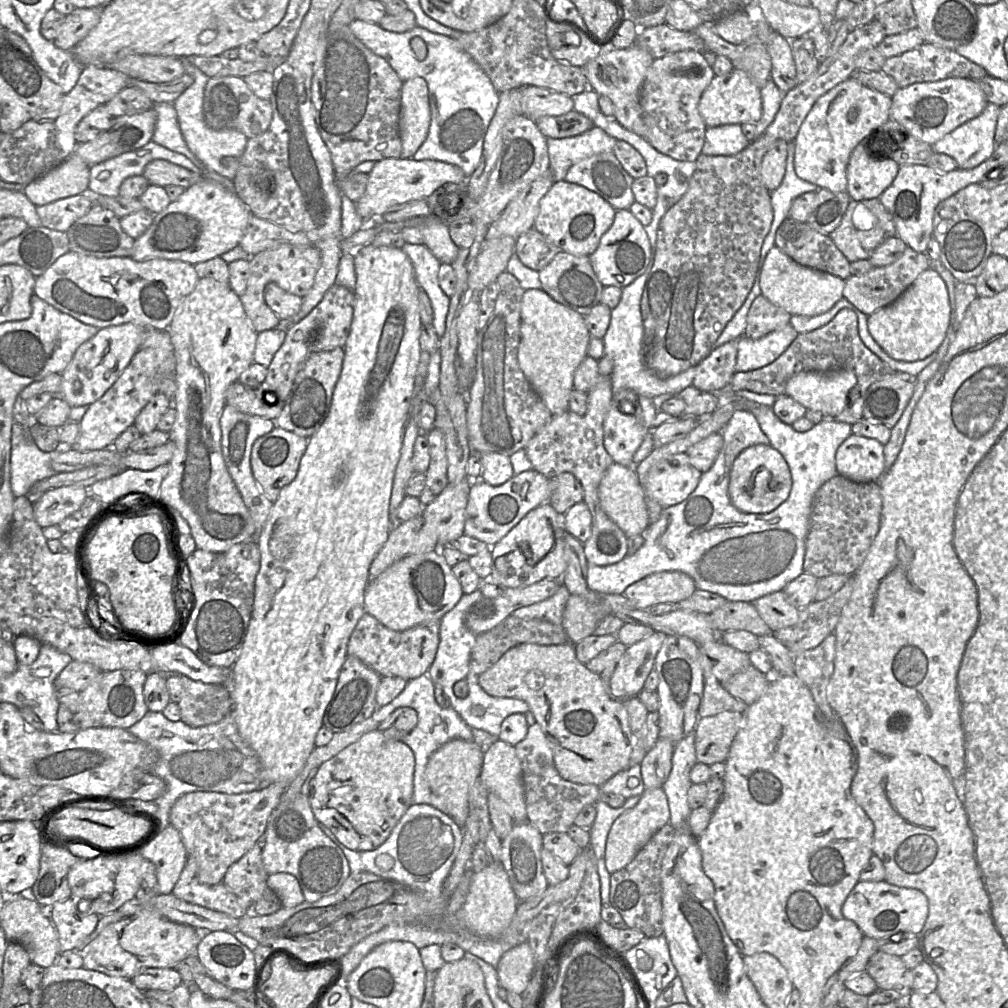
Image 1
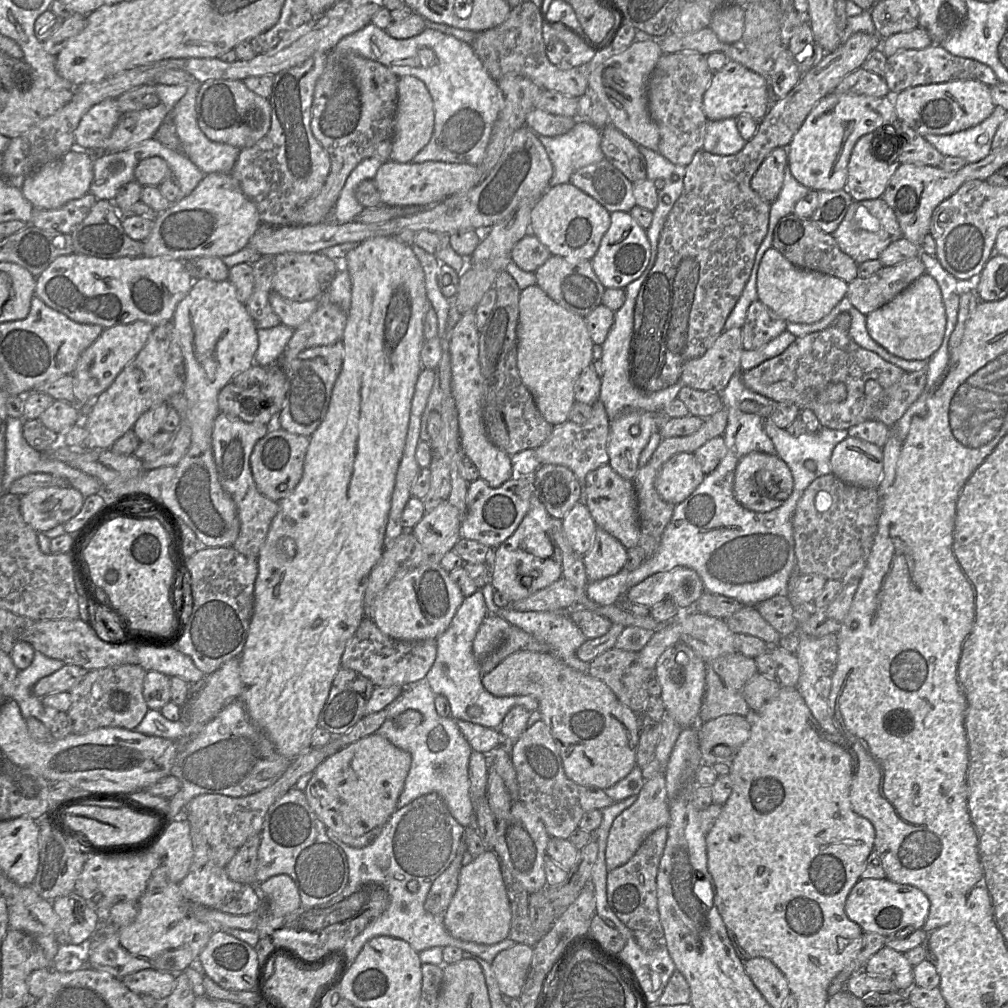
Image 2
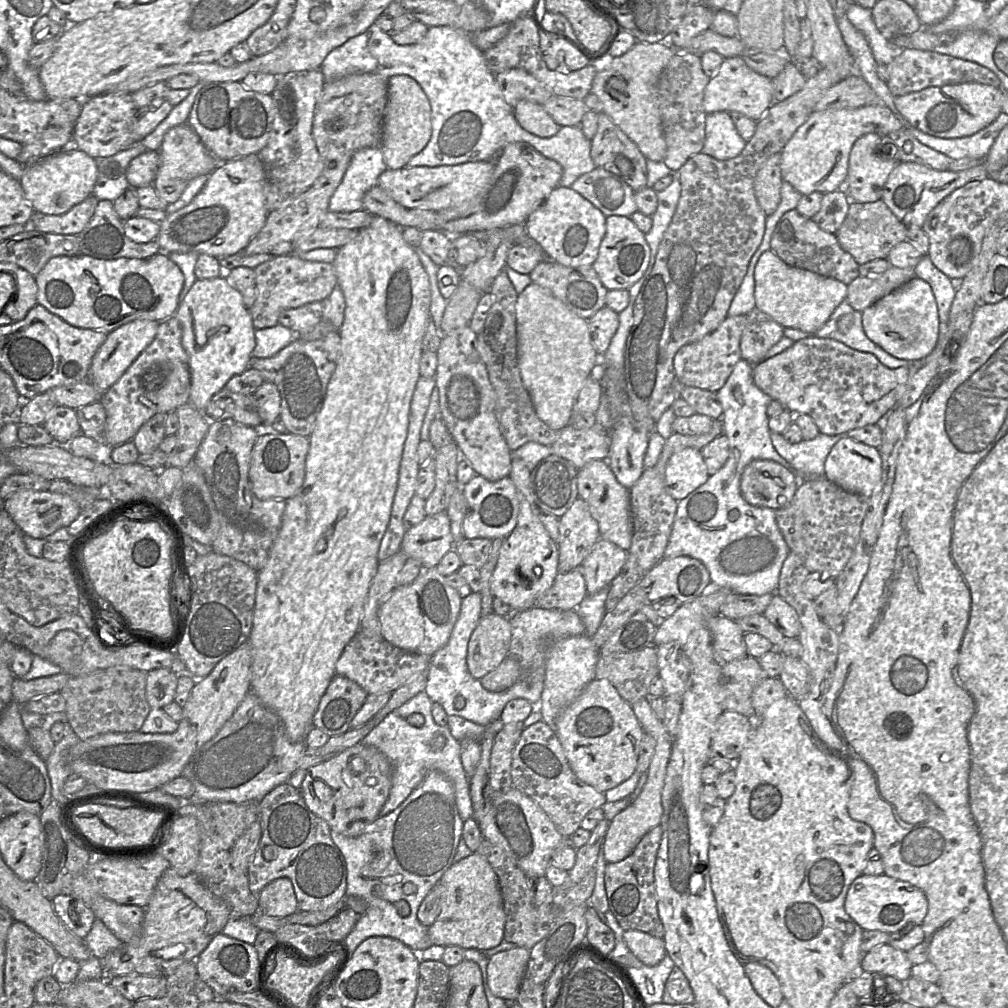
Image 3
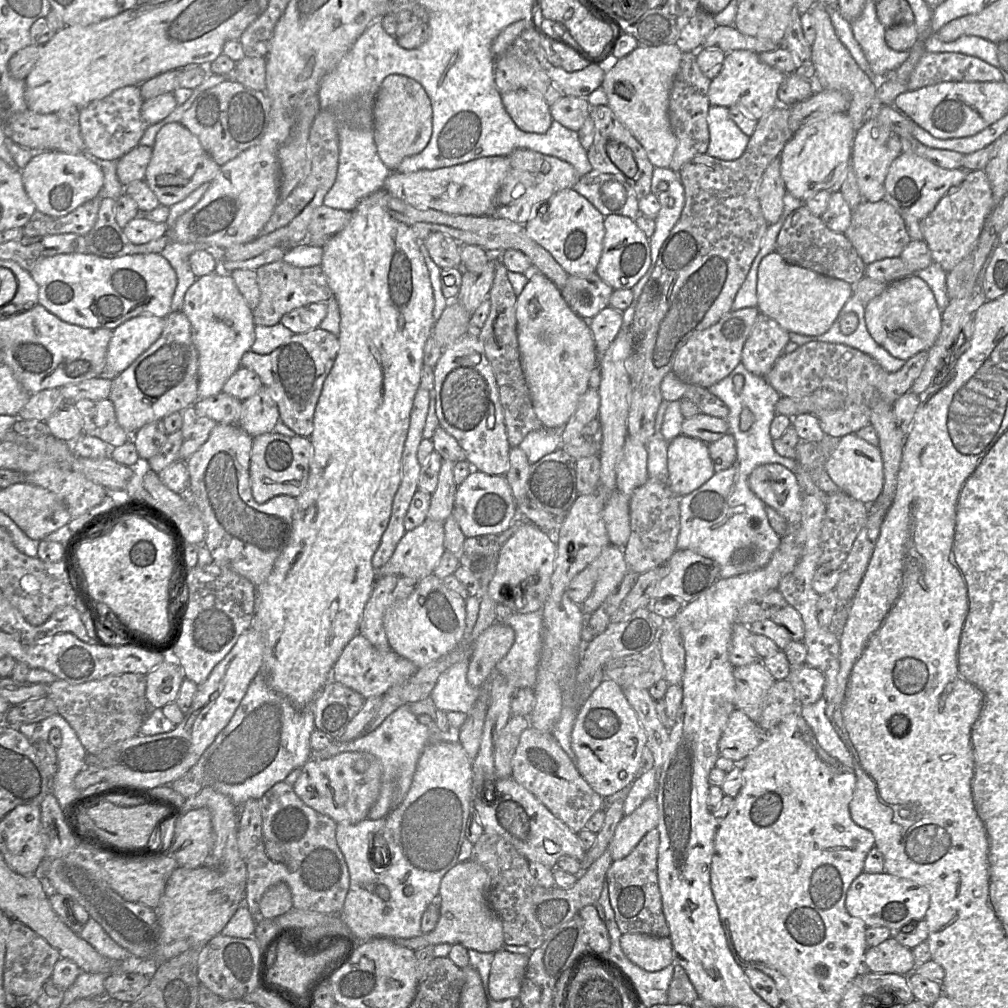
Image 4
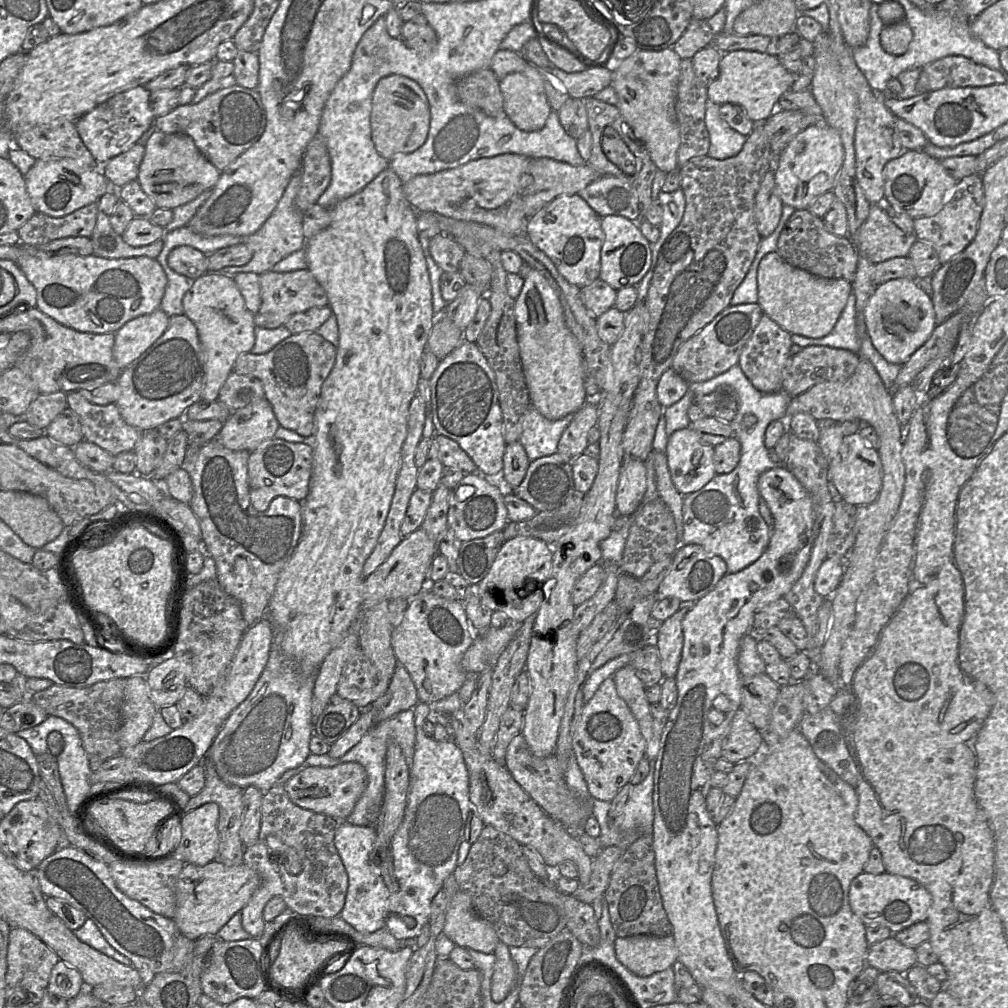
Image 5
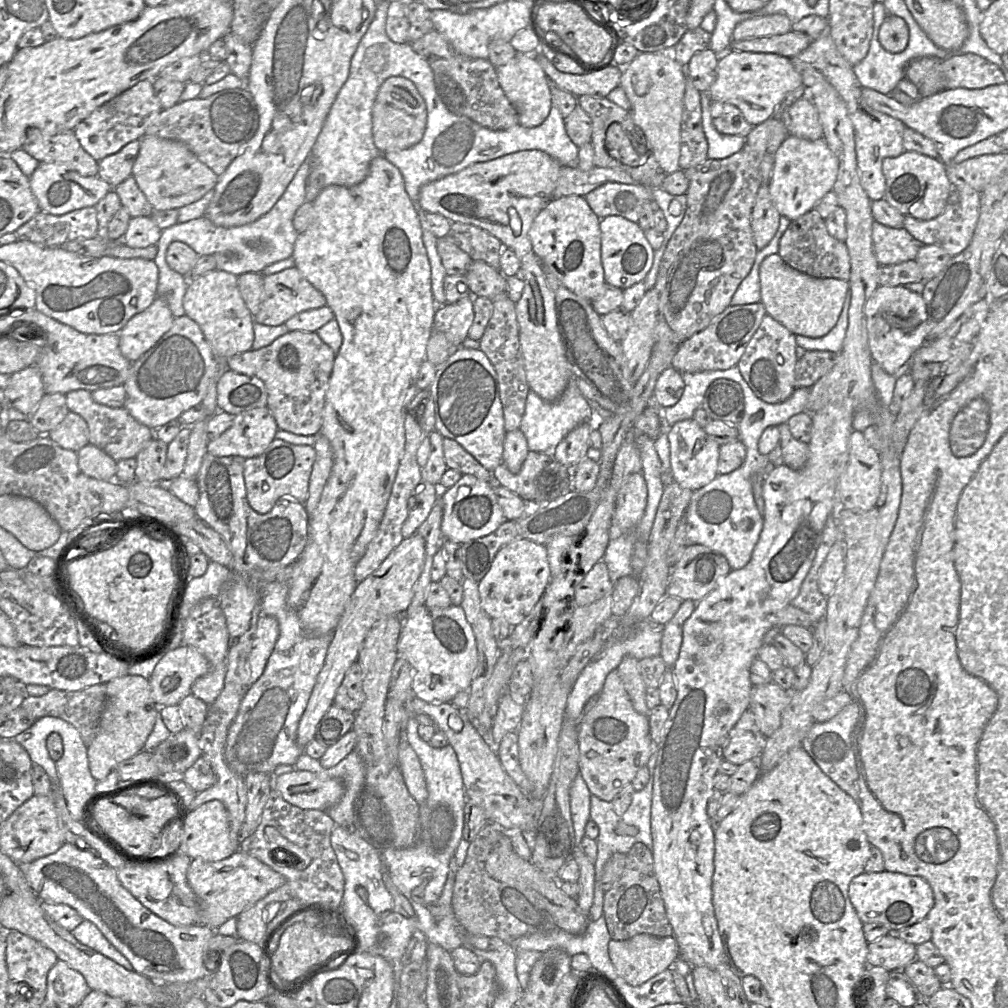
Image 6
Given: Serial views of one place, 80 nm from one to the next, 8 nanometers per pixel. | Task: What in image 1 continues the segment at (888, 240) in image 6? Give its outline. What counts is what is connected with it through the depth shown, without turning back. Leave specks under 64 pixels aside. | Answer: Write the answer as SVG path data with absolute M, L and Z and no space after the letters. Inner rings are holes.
M879 198L851 200L839 226L829 234L836 247L848 261L869 259L874 250L890 237L896 236L892 215L883 206Z

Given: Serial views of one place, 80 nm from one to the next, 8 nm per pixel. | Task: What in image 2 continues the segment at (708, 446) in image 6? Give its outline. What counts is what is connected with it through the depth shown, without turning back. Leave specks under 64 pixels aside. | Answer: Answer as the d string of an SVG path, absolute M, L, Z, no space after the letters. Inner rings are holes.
M681 452L663 464L655 488L663 500L677 505L692 494L704 477L694 453Z

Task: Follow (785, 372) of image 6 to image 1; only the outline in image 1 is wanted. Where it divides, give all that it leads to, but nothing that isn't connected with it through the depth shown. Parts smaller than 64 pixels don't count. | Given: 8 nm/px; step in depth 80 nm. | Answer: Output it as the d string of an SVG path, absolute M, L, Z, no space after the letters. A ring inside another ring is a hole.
M760 294L748 311L744 336L753 340L760 339L788 324L791 316Z

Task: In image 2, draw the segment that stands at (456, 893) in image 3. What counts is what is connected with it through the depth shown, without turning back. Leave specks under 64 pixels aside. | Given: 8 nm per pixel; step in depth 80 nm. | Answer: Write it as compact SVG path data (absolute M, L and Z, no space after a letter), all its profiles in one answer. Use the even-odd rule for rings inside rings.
M487 850L463 865L458 888L444 912L444 925L455 938L480 944L496 944L508 937L511 906L501 873L501 861L494 850Z

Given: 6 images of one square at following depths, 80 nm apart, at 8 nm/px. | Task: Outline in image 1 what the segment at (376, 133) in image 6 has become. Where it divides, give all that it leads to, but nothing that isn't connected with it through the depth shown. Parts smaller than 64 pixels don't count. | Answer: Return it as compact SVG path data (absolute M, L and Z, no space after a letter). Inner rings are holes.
M414 77L403 82L399 132L401 158L412 158L425 141L431 122L429 92L426 80Z

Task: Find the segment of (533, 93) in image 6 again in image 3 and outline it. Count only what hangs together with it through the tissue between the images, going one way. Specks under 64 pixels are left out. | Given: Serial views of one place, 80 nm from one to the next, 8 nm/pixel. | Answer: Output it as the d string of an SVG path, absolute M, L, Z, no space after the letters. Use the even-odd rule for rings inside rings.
M520 100L513 107L513 114L521 128L542 138L555 135L559 129L543 105L530 100Z

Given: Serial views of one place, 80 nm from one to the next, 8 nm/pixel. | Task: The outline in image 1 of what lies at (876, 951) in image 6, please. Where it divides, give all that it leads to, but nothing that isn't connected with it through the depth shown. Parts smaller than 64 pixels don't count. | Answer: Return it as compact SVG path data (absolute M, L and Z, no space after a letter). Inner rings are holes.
M877 951L865 971L875 980L878 990L896 991L903 998L913 991L912 971L899 956Z

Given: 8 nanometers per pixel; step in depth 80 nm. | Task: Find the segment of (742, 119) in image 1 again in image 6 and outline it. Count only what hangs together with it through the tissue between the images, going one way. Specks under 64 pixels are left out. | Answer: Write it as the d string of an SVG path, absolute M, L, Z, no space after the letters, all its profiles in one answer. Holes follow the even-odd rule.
M732 49L719 57L716 78L707 93L713 101L735 105L753 127L772 117L787 94L803 84L801 73L788 57Z

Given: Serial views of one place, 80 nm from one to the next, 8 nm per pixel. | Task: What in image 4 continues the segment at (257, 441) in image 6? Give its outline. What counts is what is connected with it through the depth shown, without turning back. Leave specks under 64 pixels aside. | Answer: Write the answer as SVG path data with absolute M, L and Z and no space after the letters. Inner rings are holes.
M266 387L242 402L238 426L253 438L274 431L280 421L277 404Z

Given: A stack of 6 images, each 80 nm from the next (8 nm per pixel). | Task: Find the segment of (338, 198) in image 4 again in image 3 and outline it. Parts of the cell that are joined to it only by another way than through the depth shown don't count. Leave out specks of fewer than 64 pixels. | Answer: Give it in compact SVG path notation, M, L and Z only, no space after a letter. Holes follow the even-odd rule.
M380 147L364 148L354 153L345 174L329 200L329 211L354 212L363 209L363 195L375 185L378 177L387 169Z

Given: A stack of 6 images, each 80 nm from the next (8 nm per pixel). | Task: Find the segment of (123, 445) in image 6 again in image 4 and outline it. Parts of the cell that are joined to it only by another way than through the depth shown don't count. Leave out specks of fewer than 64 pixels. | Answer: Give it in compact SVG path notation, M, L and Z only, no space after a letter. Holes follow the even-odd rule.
M80 399L74 406L82 419L83 434L97 437L111 448L132 440L132 435L119 425L111 400Z

